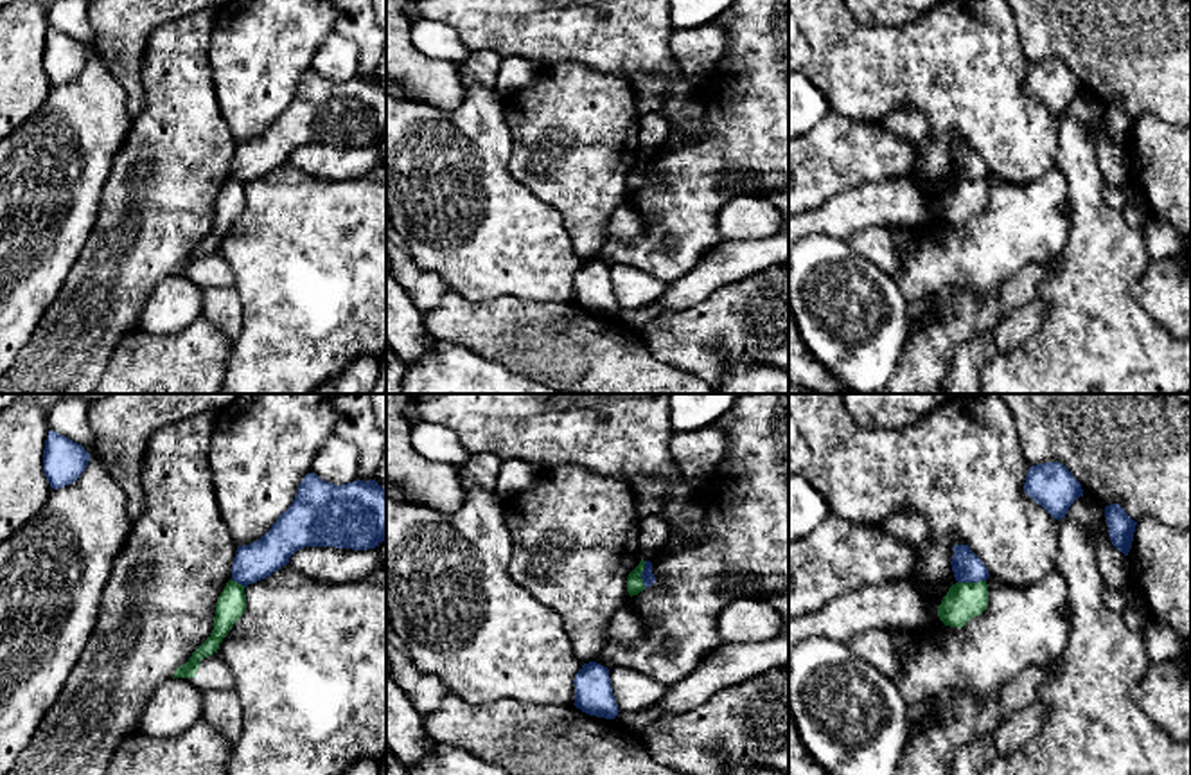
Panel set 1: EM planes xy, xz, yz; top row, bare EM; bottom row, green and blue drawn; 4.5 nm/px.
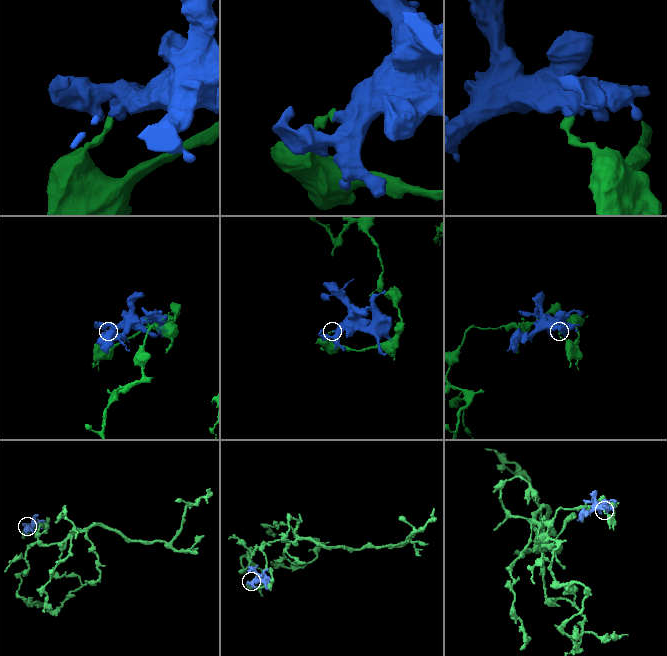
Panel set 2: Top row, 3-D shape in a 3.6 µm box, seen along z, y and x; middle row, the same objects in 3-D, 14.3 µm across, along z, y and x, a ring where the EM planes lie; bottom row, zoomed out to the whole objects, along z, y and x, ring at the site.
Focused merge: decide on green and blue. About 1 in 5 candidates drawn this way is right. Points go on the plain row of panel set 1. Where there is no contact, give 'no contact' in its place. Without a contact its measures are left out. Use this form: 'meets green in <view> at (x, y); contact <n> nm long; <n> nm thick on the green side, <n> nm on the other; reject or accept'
meets green in yz at (970, 180); contact 130 nm long; 170 nm thick on the green side, 140 nm on the other; reject

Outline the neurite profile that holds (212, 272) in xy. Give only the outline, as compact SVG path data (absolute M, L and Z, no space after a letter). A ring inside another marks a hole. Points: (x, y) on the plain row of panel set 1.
M219 250L201 255L199 266L196 270L196 281L203 290L234 284L232 270Z

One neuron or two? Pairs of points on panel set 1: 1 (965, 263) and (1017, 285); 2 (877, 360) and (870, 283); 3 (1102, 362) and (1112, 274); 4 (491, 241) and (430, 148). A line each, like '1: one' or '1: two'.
1: two
2: one
3: one
4: one

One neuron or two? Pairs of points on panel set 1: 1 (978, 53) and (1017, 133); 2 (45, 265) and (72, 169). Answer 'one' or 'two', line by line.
1: one
2: one

